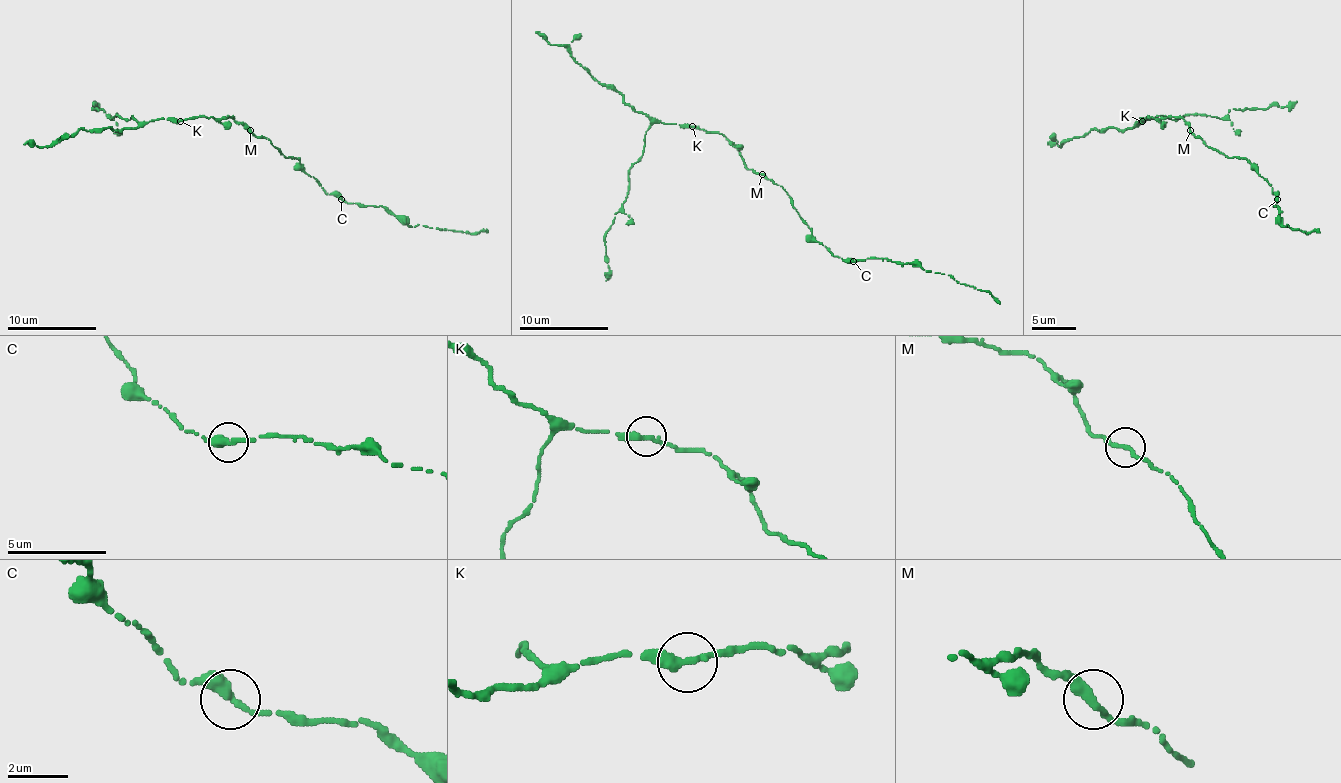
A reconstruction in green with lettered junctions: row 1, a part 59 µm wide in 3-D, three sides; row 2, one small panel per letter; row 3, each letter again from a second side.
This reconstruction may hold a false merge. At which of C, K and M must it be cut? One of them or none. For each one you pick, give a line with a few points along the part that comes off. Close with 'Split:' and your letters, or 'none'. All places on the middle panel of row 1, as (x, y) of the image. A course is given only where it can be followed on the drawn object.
Split: none

